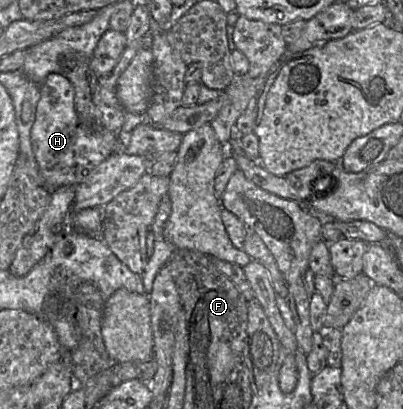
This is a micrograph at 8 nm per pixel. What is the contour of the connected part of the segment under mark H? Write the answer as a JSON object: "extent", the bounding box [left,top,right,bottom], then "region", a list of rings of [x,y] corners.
{"extent":[30,74,125,191],"region":[[[50,74],[41,85],[41,96],[36,108],[30,138],[32,151],[45,187],[51,191],[61,186],[76,187],[111,154],[123,122],[125,110],[116,95],[116,78],[98,79],[97,109],[102,128],[89,130],[79,121],[74,107],[75,89],[64,74]]]}

